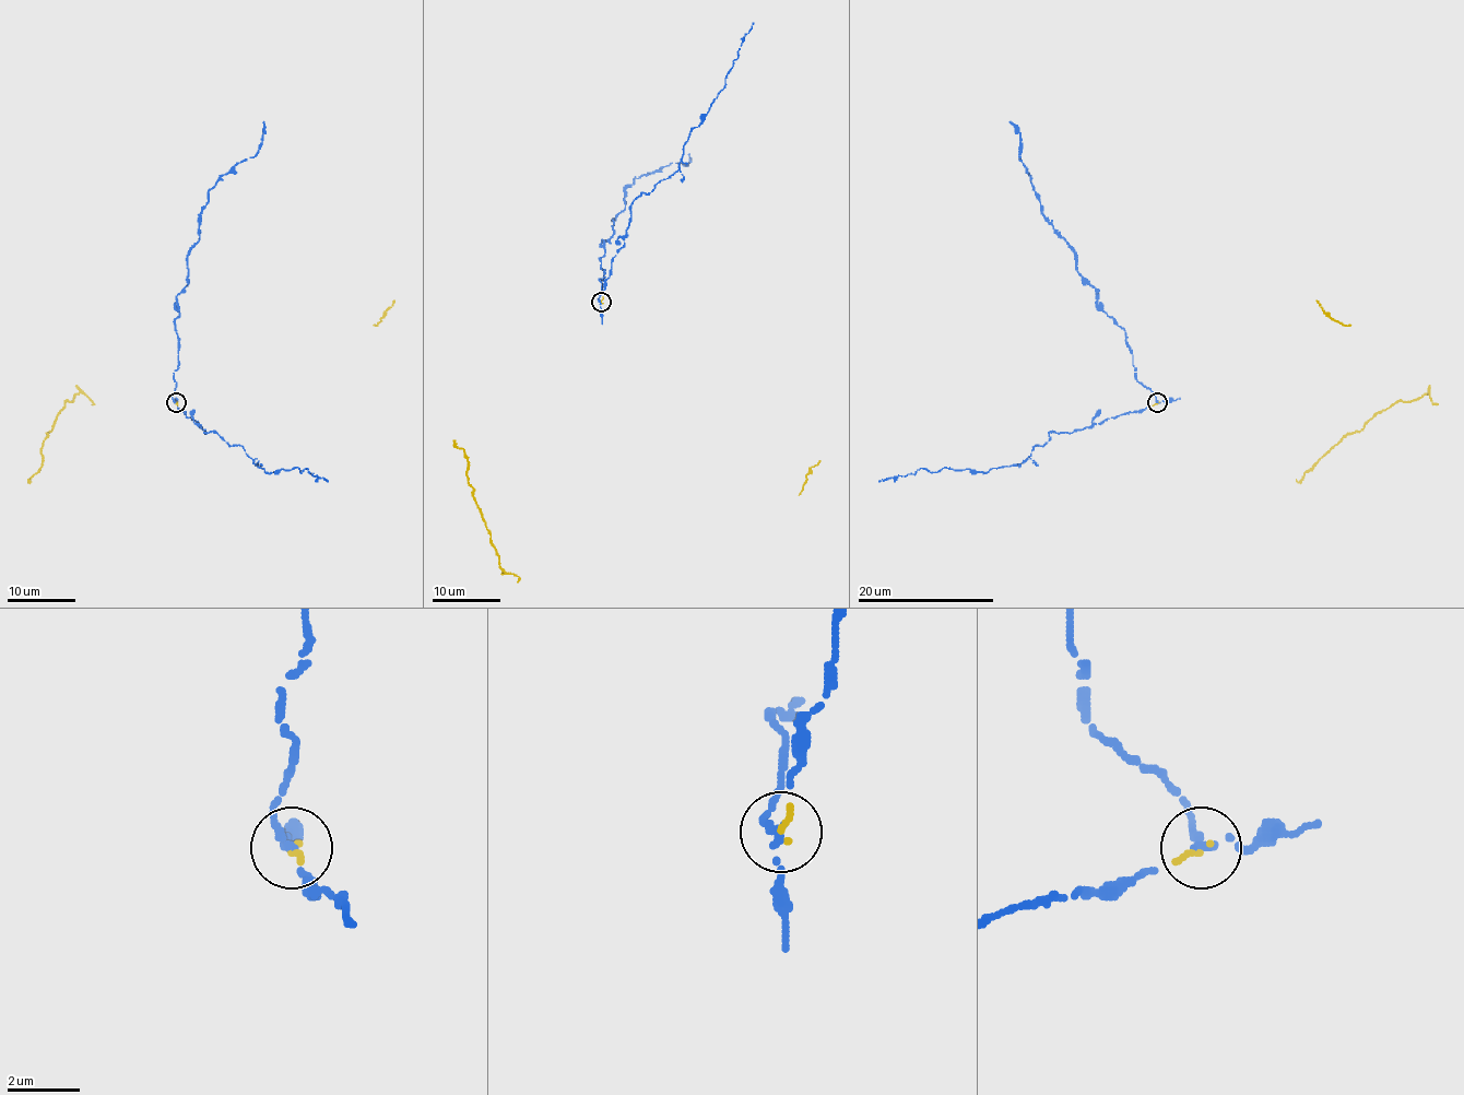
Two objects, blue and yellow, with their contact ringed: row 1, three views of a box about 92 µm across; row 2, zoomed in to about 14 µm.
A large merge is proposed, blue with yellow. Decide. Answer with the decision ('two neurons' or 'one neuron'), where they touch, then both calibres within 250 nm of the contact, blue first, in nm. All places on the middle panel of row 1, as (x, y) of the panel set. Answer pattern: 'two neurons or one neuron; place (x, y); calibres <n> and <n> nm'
one neuron; place (601, 302); calibres 170 and 150 nm

